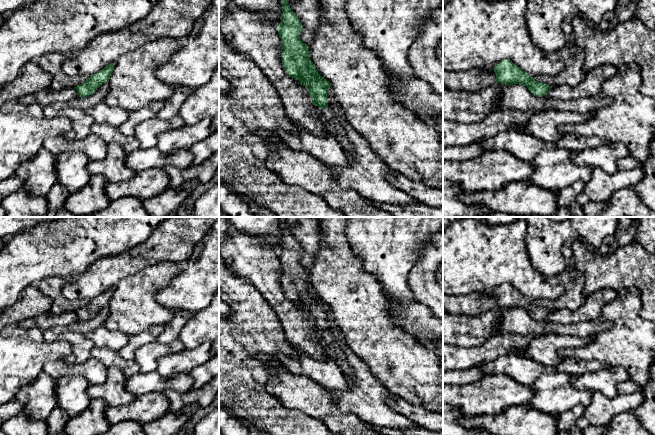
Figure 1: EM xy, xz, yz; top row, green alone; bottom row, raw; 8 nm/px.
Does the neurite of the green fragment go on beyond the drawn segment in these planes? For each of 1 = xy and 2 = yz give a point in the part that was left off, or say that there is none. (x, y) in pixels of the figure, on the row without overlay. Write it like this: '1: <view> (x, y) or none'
1: none
2: none

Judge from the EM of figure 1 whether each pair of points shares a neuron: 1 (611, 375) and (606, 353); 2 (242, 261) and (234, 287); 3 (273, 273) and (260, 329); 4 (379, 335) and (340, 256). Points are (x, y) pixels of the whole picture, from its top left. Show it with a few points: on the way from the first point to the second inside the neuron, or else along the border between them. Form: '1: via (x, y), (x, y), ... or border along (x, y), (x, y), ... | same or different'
1: border along (609, 366), (621, 366), (630, 378) | different
2: border along (229, 268), (237, 275), (245, 278), (256, 290) | different
3: border along (251, 284), (275, 312), (279, 322) | different
4: via (361, 315), (358, 303), (340, 281), (340, 276) | same

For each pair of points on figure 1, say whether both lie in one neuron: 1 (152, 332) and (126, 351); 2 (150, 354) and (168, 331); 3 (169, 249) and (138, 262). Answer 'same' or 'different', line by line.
1: same
2: different
3: same

